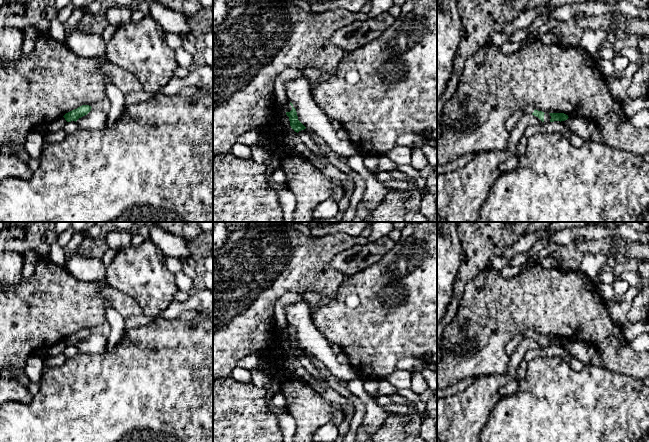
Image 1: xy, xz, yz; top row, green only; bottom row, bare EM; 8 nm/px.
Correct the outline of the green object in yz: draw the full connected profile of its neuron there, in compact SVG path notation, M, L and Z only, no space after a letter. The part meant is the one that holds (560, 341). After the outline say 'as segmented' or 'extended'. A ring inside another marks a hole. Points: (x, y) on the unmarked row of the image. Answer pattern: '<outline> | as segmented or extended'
M524 331L521 333L525 337L532 338L538 341L543 347L544 346L554 346L554 345L565 345L569 341L564 337L544 337L542 335L538 335L533 331Z | extended

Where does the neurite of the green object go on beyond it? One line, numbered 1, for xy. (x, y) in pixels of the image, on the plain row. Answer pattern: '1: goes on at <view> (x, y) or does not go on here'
1: does not go on here

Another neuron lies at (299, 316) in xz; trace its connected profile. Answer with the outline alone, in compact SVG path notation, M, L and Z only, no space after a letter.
M305 301L296 302L286 307L288 325L296 333L298 344L316 359L322 361L331 376L344 381L358 378L358 371L351 364L340 364L332 345L316 329L313 323L312 310Z

